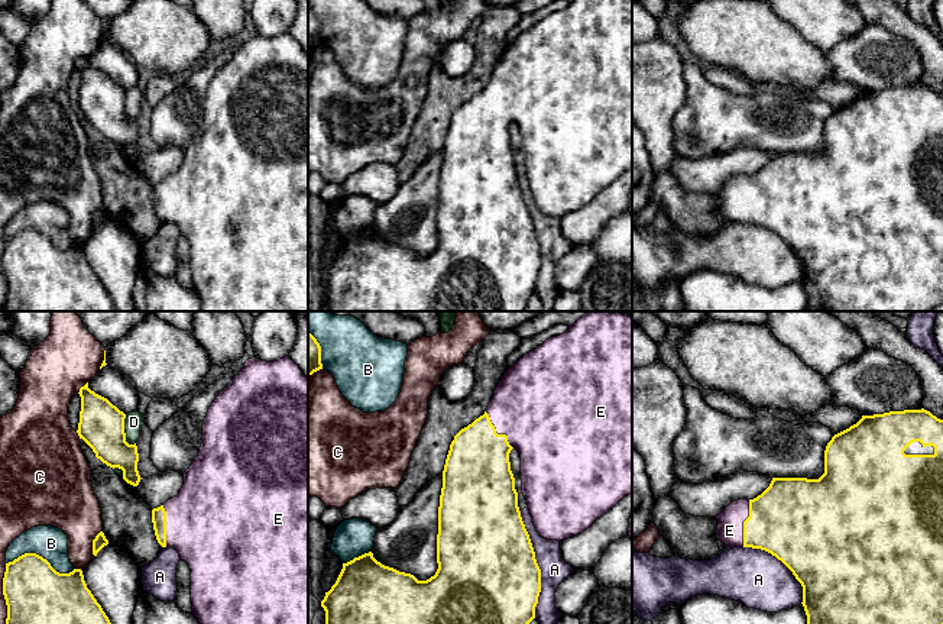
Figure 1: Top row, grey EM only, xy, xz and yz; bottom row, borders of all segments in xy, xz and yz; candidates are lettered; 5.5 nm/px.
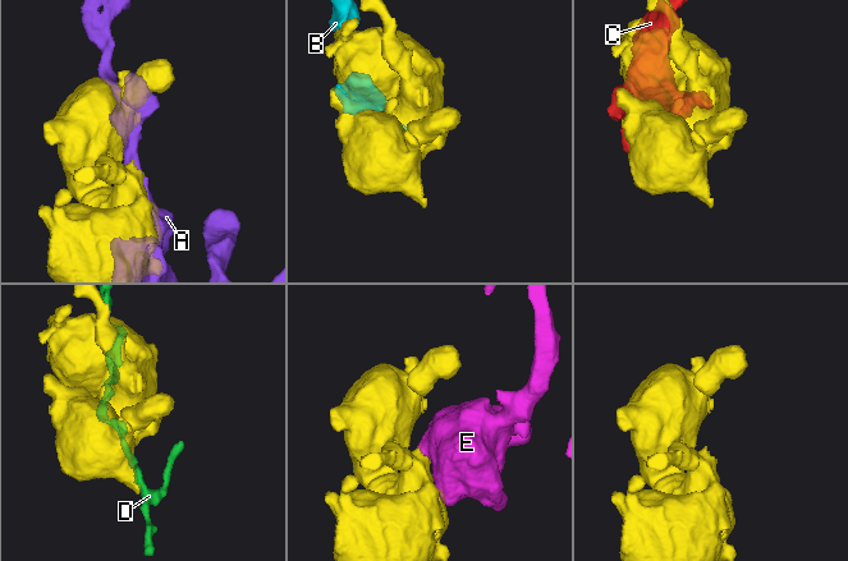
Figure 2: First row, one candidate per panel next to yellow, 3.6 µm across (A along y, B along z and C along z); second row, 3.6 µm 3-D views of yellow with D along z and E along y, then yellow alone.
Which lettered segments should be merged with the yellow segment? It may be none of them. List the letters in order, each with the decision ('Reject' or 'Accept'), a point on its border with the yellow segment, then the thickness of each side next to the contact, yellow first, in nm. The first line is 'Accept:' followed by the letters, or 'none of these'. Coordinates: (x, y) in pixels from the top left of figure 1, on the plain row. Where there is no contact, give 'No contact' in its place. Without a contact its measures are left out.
Accept: E
A: Reject. Touches yellow at xz (538, 242). Thickness 500 nm (yellow) against 150 nm
B: Reject. Touches yellow at xy (41, 232). Thickness 380 nm (yellow) against 180 nm
C: Reject. Touches yellow at xy (93, 219). Thickness 70 nm (yellow) against 300 nm
D: Reject. Touches yellow at xy (123, 107). Thickness 260 nm (yellow) against 110 nm
E: Accept. Touches yellow at yz (744, 200). Thickness 420 nm (yellow) against 150 nm

